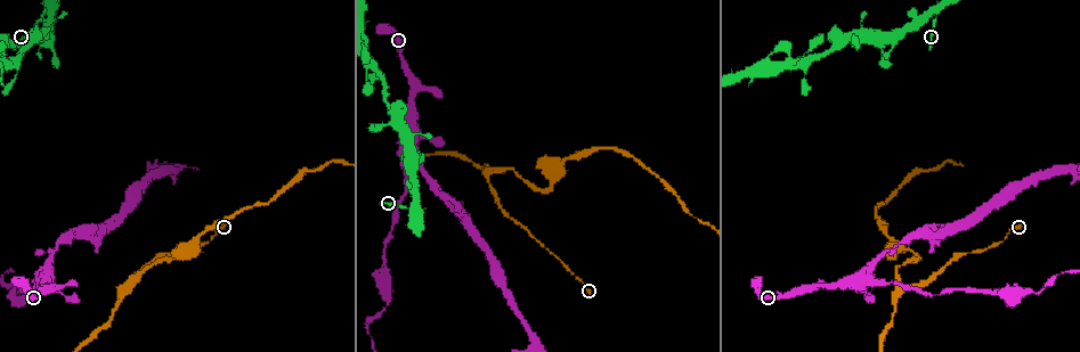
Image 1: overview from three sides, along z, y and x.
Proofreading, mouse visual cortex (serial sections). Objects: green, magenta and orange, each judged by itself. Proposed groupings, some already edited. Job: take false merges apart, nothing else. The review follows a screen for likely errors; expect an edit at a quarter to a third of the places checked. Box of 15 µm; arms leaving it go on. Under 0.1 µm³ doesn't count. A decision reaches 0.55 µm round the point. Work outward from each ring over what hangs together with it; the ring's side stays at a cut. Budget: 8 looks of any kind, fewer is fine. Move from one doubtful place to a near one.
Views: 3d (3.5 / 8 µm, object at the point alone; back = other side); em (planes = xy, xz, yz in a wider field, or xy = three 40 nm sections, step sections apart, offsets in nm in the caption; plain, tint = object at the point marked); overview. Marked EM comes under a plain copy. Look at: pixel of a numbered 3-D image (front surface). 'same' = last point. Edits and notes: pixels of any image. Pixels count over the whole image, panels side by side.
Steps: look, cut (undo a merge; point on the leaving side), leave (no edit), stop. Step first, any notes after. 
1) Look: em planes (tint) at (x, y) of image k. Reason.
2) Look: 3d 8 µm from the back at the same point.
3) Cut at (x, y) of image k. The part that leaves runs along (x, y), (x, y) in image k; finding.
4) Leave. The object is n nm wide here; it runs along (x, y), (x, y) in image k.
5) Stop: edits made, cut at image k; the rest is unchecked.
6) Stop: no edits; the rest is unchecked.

Look: 3d 3.5 µm from the back at (411, 207) of image 1. Abrupt turn.

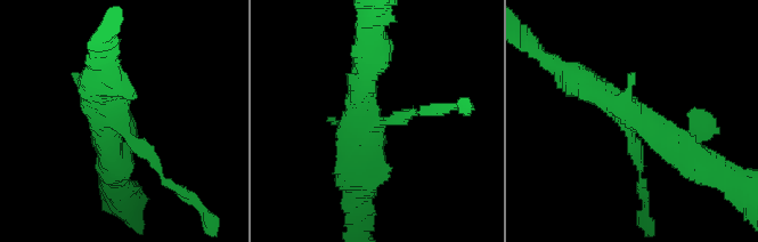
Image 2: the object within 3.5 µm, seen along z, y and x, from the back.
Look: em xy step 2 (tint) at (632, 123) of image 2.

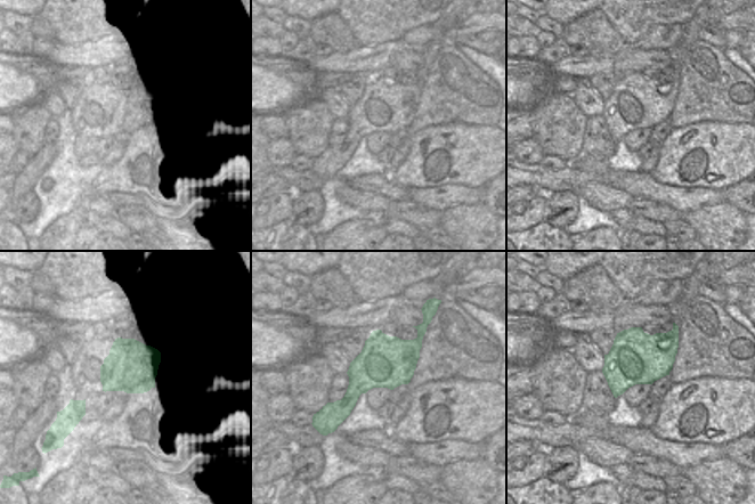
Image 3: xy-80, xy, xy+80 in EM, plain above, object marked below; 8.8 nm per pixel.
Leave. One cell here.

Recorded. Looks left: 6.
Look: 3d 8 µm from the back at (863, 285) of image 1. Sharp bend.

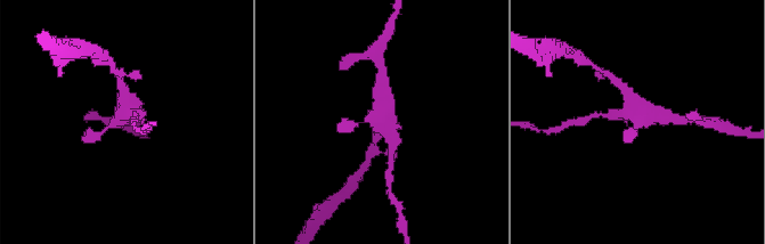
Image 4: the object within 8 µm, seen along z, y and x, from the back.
Look: em xy step 1 (tint) at (121, 121) of image 4. Need the tissue.

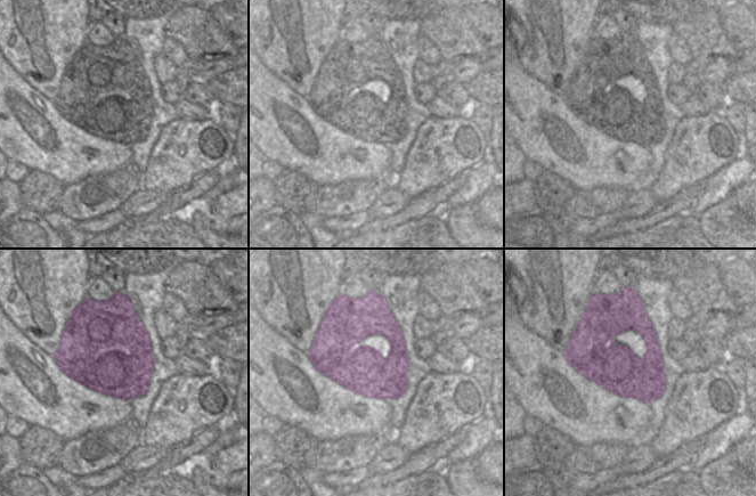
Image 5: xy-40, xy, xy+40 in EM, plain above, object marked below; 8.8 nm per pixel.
Leave. It runs along (669, 119), (636, 119), (625, 88) in image 4; continuous, no second cell.

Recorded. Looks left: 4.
Look: 3d 3.5 µm from the back at (125, 289) of image 1. Abrupt turn.

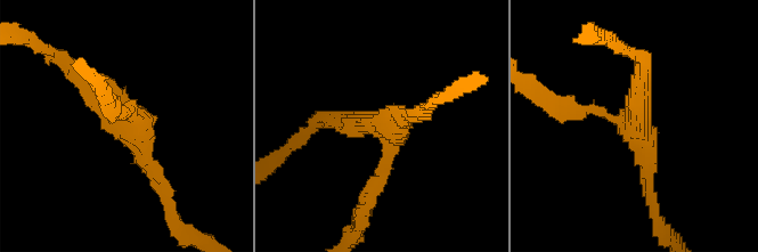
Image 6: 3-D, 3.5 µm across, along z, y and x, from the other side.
Look: em xy step 2 (tint) at (387, 131) of image 6. Need the tissue.

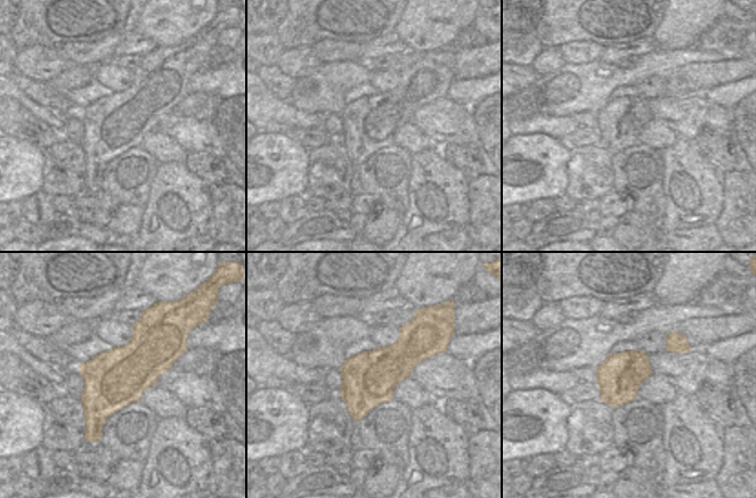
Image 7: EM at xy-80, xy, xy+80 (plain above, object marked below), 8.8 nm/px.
Leave. The arms are 200, 200, 300 nm wide; it runs along (368, 194), (392, 133), (329, 119) in image 6; one cell here.

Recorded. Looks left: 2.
Look: 3d 3.5 µm at (548, 192) of image 1. Abrupt turn.

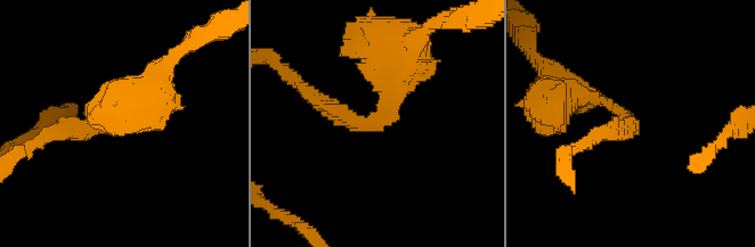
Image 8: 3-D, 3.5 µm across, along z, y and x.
Look: em xy step 1 (tint) at (634, 123) of image 8. The arms are 250, 250 nm wide; shape alone is not enough.

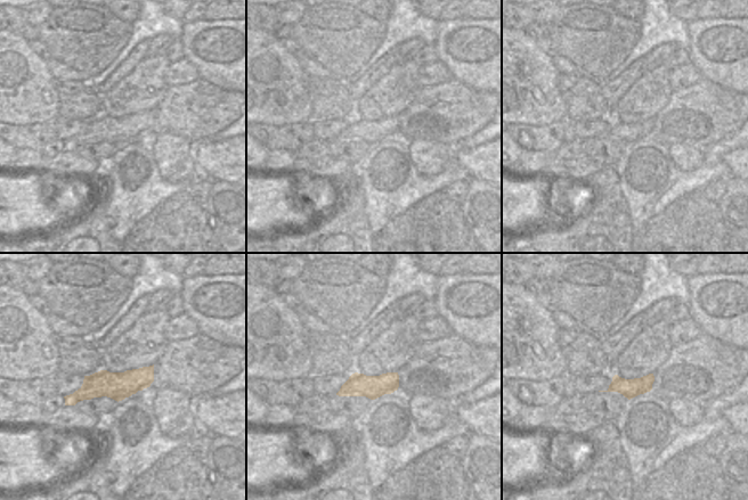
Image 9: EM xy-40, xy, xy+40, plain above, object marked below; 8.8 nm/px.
Leave. It runs along (51, 133), (114, 126), (149, 95) in image 8; one cell here.

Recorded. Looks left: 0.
Stop: no edits; the rest is unchecked.

